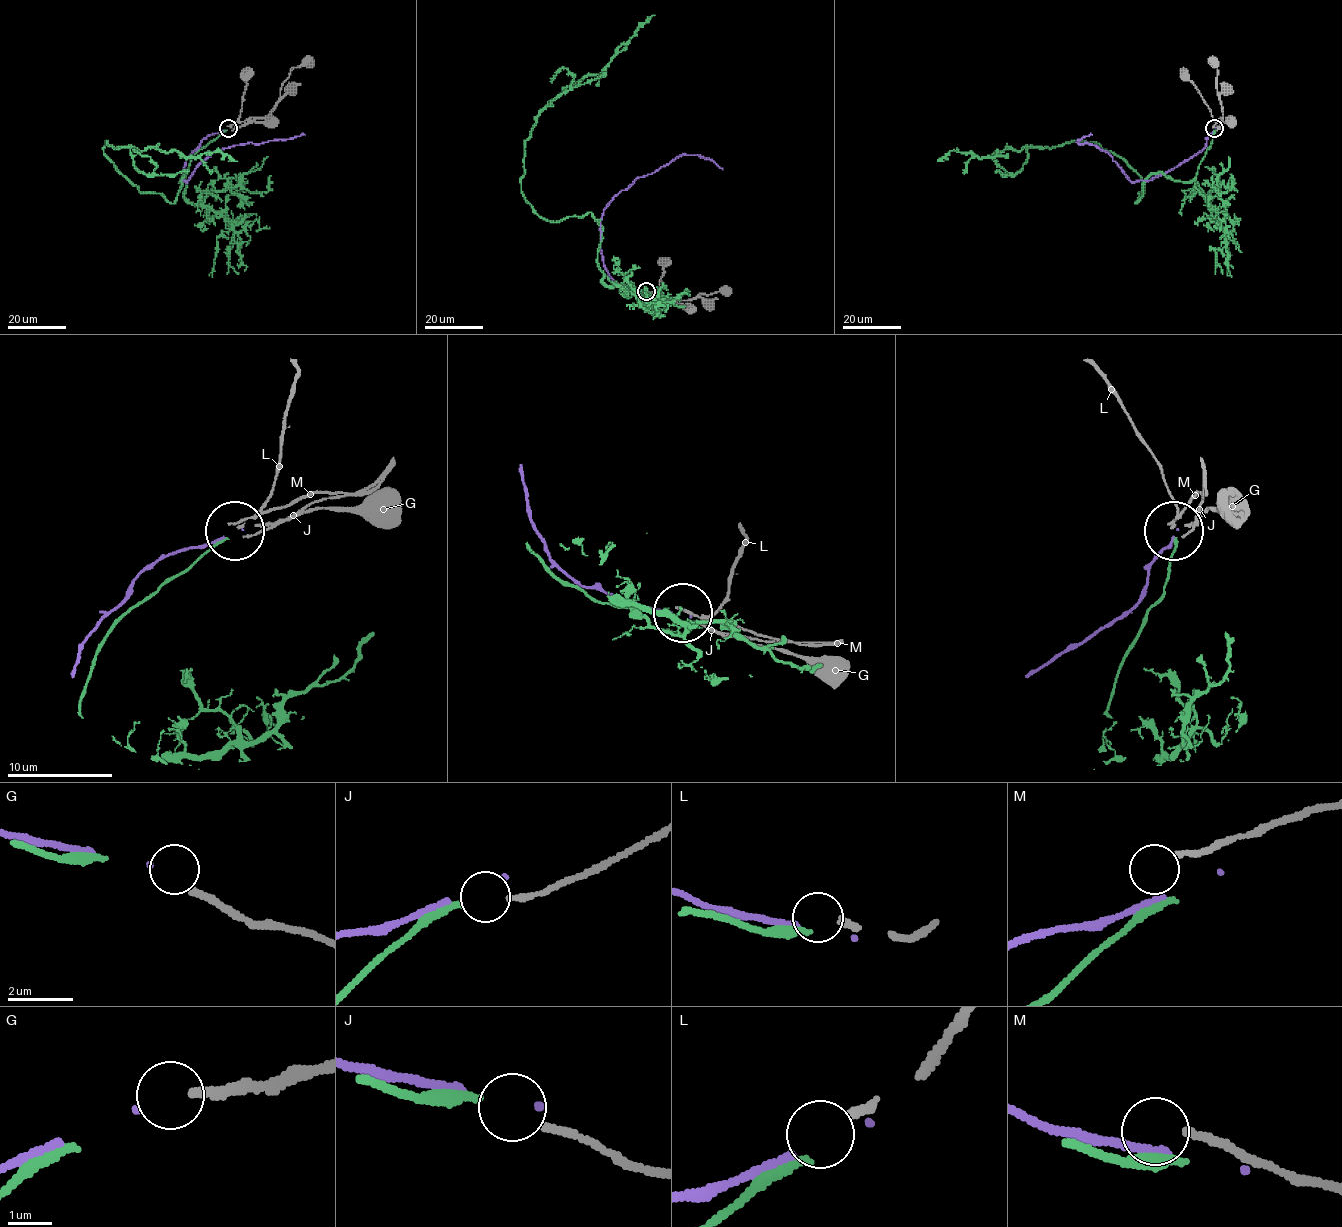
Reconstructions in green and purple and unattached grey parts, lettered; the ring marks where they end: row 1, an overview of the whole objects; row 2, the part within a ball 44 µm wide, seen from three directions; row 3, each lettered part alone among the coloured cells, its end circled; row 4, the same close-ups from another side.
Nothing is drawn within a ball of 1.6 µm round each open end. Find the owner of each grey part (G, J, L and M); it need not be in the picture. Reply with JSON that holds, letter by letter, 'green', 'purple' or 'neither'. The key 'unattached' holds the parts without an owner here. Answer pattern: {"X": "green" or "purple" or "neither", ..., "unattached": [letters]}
{"G": "purple", "J": "green", "L": "neither", "M": "neither", "unattached": ["L", "M"]}

